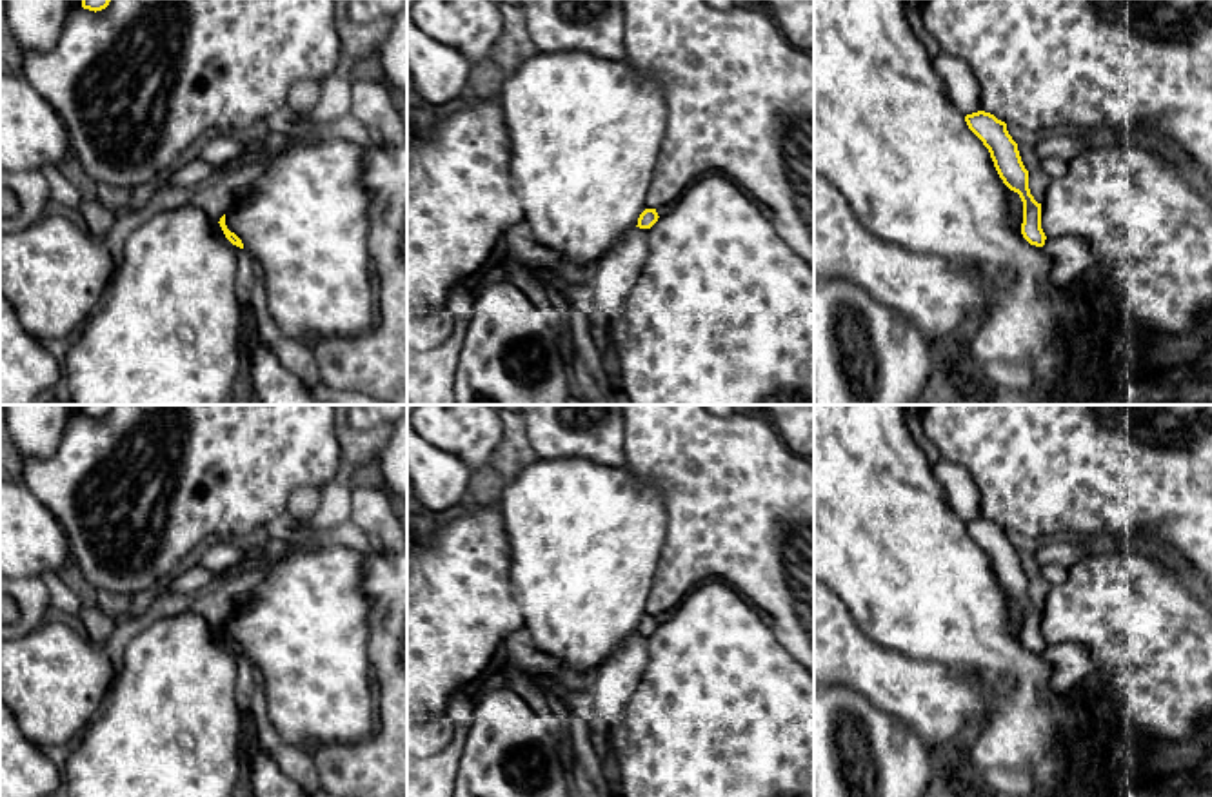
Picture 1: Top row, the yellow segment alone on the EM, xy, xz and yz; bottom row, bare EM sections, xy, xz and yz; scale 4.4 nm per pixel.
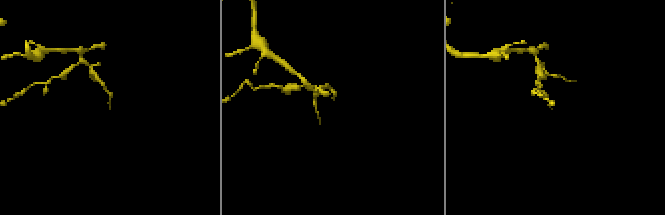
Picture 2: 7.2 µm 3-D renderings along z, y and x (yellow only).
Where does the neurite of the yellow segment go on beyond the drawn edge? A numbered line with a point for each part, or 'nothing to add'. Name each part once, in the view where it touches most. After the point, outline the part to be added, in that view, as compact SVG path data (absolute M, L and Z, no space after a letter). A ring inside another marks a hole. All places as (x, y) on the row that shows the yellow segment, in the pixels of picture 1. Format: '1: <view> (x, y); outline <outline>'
nothing to add

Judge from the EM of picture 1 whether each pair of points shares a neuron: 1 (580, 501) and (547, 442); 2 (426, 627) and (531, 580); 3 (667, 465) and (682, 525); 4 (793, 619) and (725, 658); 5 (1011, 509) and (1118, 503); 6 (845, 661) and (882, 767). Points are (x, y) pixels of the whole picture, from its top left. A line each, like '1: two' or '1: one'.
1: two
2: two
3: one
4: two
5: one
6: two

